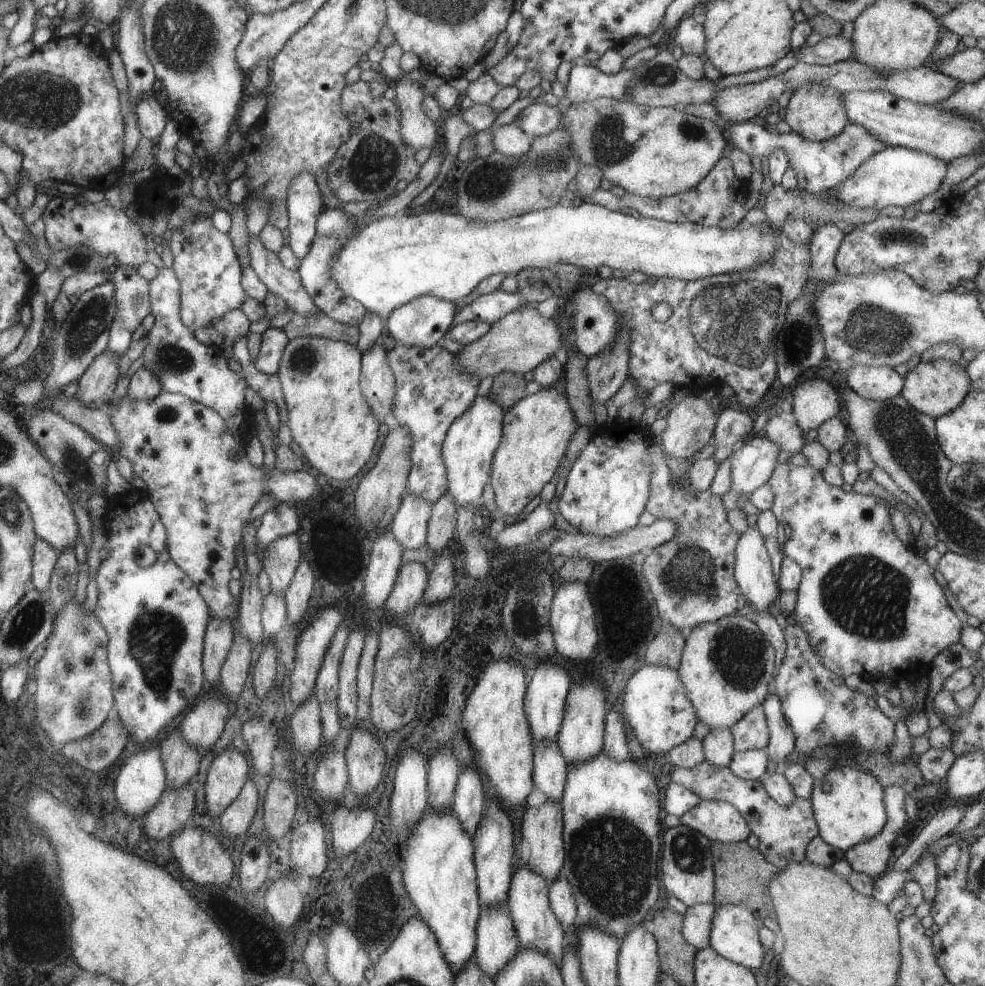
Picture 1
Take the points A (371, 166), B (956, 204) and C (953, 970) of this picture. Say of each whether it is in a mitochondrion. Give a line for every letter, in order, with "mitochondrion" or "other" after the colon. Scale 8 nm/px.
A: mitochondrion
B: other
C: other

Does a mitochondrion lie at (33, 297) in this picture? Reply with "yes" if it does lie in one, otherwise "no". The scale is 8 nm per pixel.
no

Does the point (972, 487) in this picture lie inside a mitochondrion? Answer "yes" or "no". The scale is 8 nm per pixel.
yes

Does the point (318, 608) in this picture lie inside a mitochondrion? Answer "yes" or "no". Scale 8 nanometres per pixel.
no

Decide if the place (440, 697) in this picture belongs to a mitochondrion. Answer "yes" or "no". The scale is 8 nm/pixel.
no

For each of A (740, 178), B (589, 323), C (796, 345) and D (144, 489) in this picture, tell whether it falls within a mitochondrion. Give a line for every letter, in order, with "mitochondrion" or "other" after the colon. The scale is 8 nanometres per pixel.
A: other
B: other
C: mitochondrion
D: other

